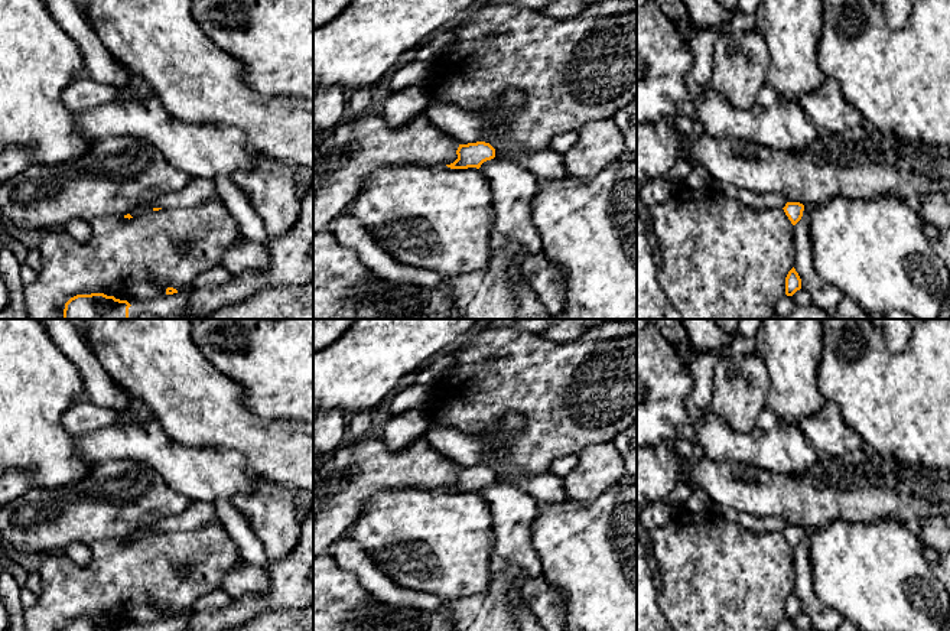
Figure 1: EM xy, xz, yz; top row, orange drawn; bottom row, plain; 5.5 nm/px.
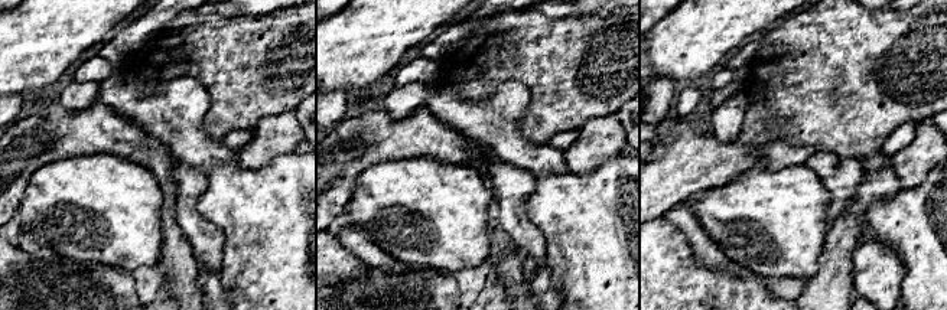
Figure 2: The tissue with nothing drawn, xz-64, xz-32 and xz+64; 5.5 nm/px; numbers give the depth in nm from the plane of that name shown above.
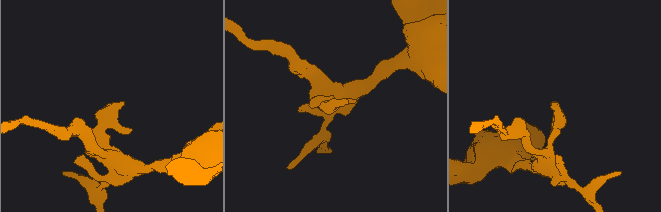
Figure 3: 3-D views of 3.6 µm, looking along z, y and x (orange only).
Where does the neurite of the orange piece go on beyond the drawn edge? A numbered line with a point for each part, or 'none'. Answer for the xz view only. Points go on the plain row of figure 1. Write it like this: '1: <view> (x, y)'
none

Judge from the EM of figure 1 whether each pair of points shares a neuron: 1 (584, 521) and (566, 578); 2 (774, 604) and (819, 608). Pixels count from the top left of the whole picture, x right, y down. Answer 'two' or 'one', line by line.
1: one
2: two

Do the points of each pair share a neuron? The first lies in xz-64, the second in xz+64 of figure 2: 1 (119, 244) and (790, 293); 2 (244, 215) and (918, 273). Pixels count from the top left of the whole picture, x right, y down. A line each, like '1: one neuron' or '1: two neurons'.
1: two neurons
2: one neuron

